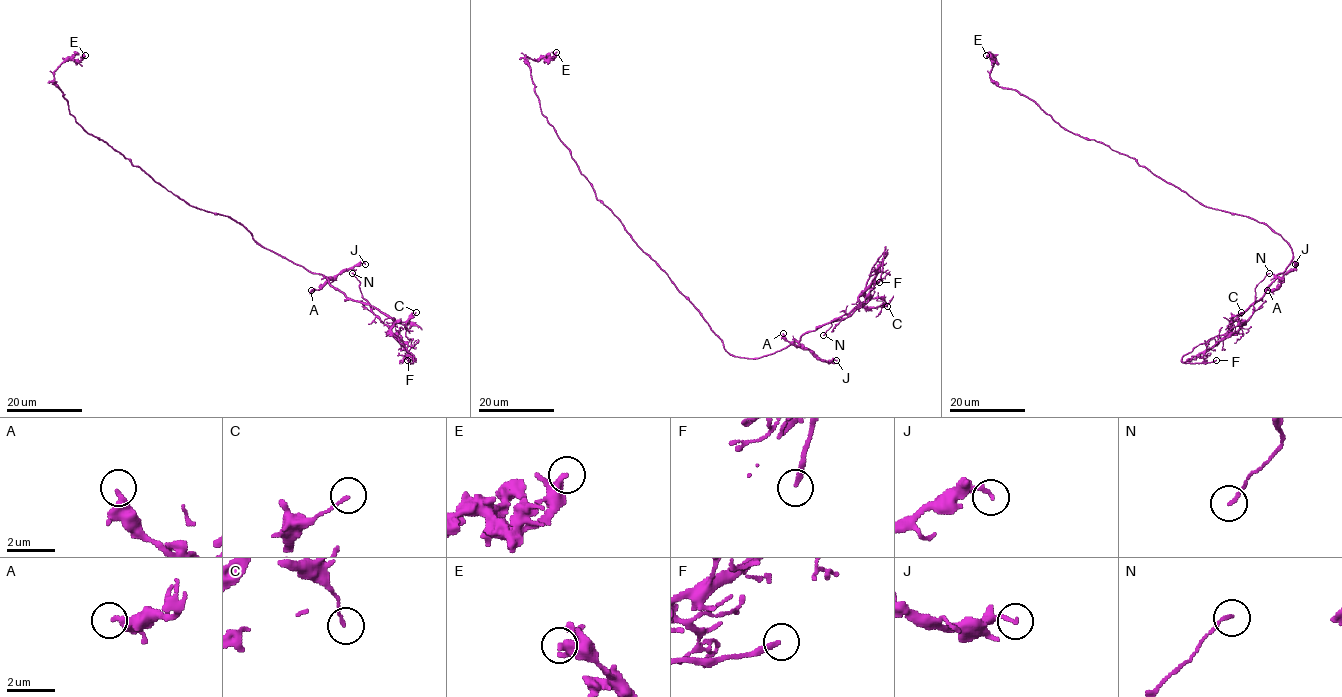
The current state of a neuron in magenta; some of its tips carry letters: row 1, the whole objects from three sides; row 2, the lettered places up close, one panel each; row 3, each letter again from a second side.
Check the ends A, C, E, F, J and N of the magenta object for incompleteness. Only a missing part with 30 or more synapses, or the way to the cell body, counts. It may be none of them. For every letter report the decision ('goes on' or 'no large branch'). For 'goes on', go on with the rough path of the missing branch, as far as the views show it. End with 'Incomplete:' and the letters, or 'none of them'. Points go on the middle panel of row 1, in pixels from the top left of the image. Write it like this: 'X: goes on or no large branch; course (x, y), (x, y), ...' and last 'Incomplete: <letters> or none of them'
A: no large branch
C: no large branch
E: no large branch
F: goes on; course (879, 282), (864, 324), (852, 337), (851, 355), (847, 360)
J: no large branch
N: no large branch
Incomplete: F

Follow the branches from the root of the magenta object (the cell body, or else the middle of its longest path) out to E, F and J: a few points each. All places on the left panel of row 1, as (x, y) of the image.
E: (204, 210), (175, 196), (75, 120), (54, 80), (54, 71), (66, 59), (80, 60), (85, 55)
F: (204, 210), (229, 216), (258, 244), (385, 313), (412, 363), (407, 360)
J: (204, 210), (229, 216), (240, 223), (258, 244), (324, 277), (335, 277), (365, 264)

